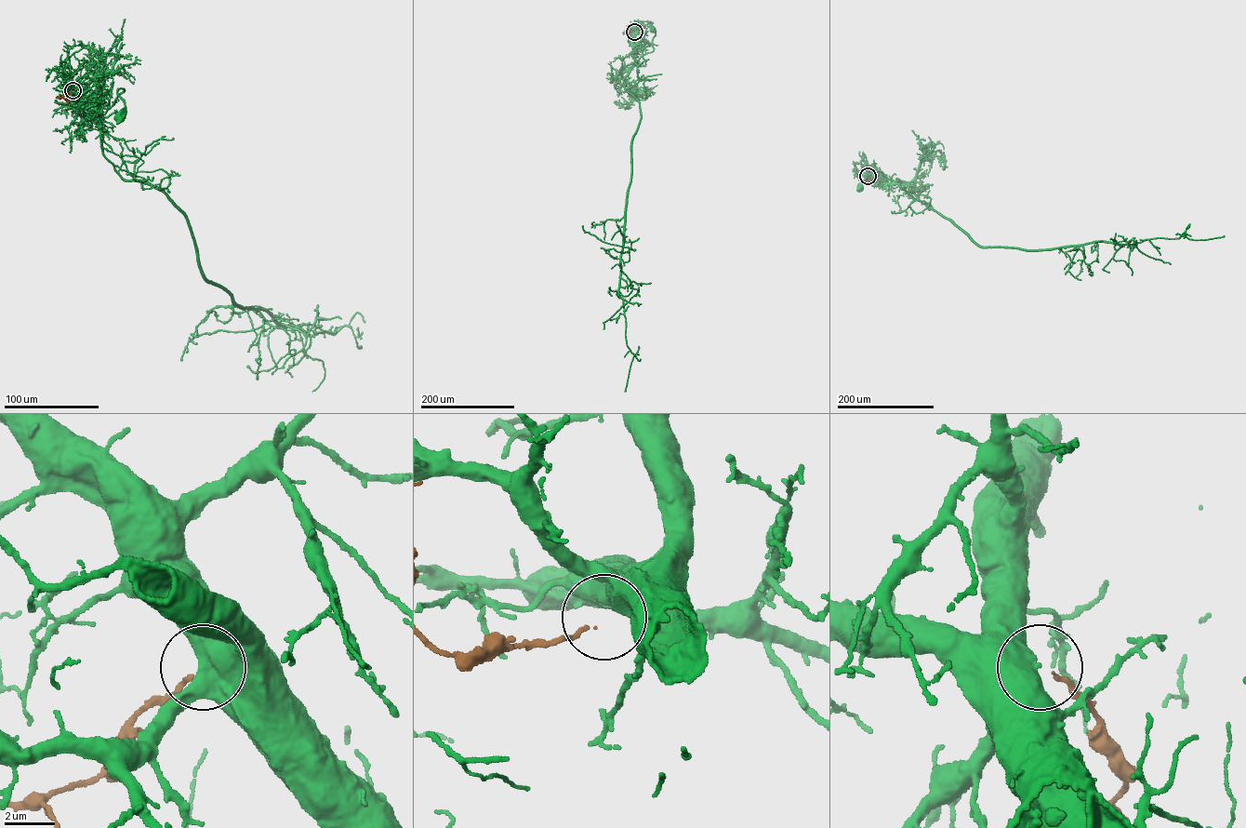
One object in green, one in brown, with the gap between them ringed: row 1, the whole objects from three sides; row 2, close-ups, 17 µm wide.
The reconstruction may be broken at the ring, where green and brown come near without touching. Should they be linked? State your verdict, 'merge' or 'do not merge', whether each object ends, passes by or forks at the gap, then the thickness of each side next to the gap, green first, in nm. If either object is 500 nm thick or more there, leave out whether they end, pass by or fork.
do not merge | 750/160 nm

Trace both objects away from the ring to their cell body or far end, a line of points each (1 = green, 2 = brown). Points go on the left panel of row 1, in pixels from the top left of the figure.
1: (72, 89), (86, 114)
2: (72, 90), (59, 99), (57, 96), (59, 98)

